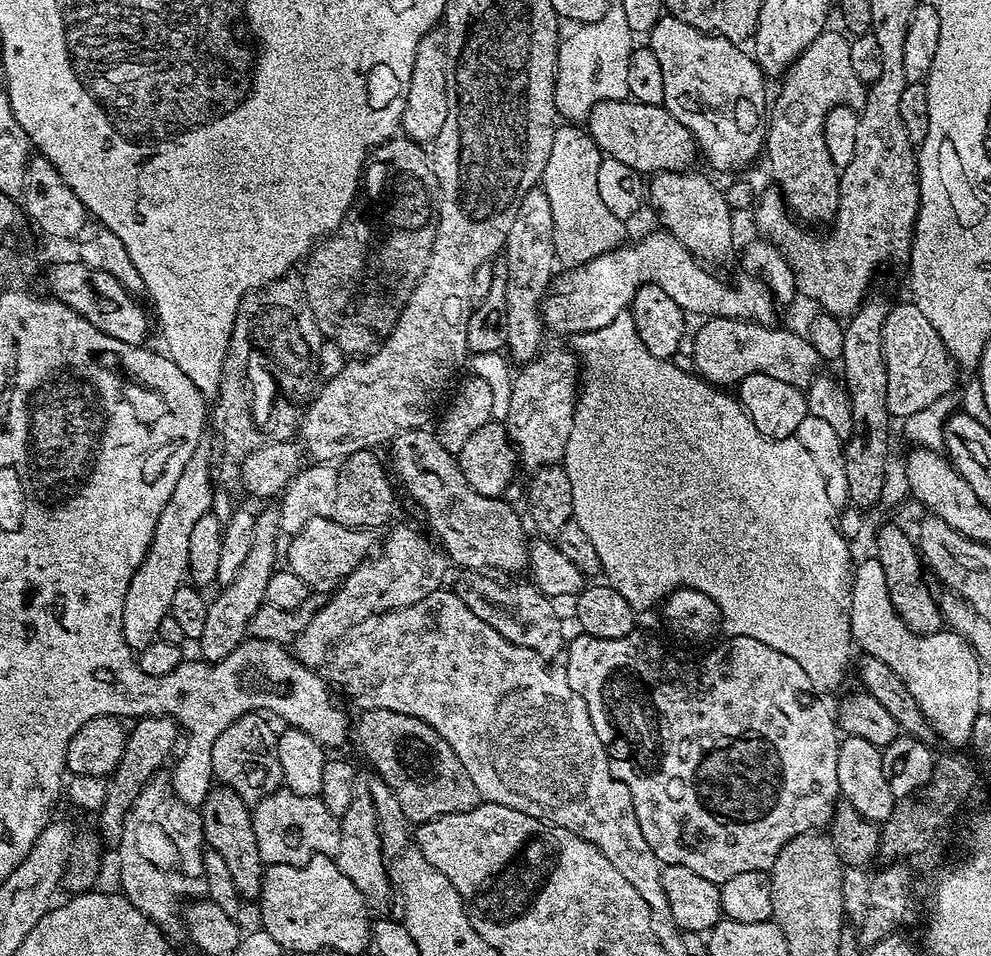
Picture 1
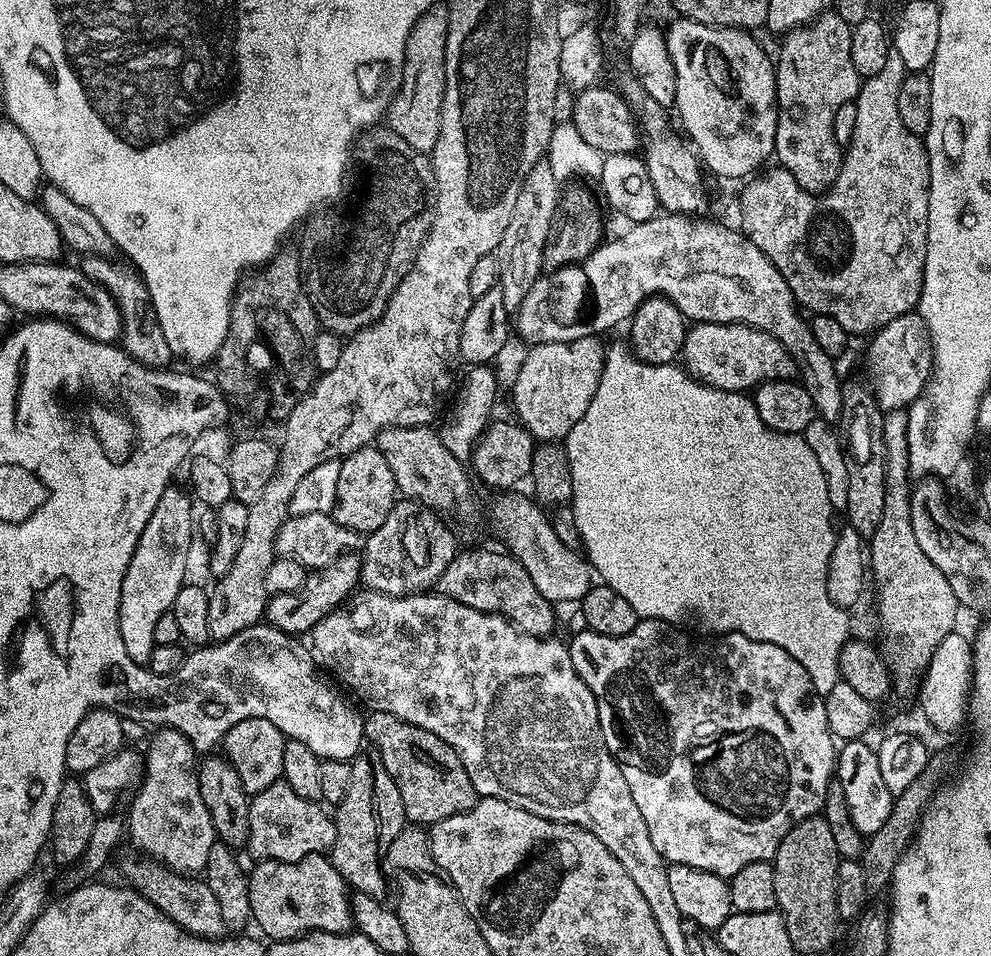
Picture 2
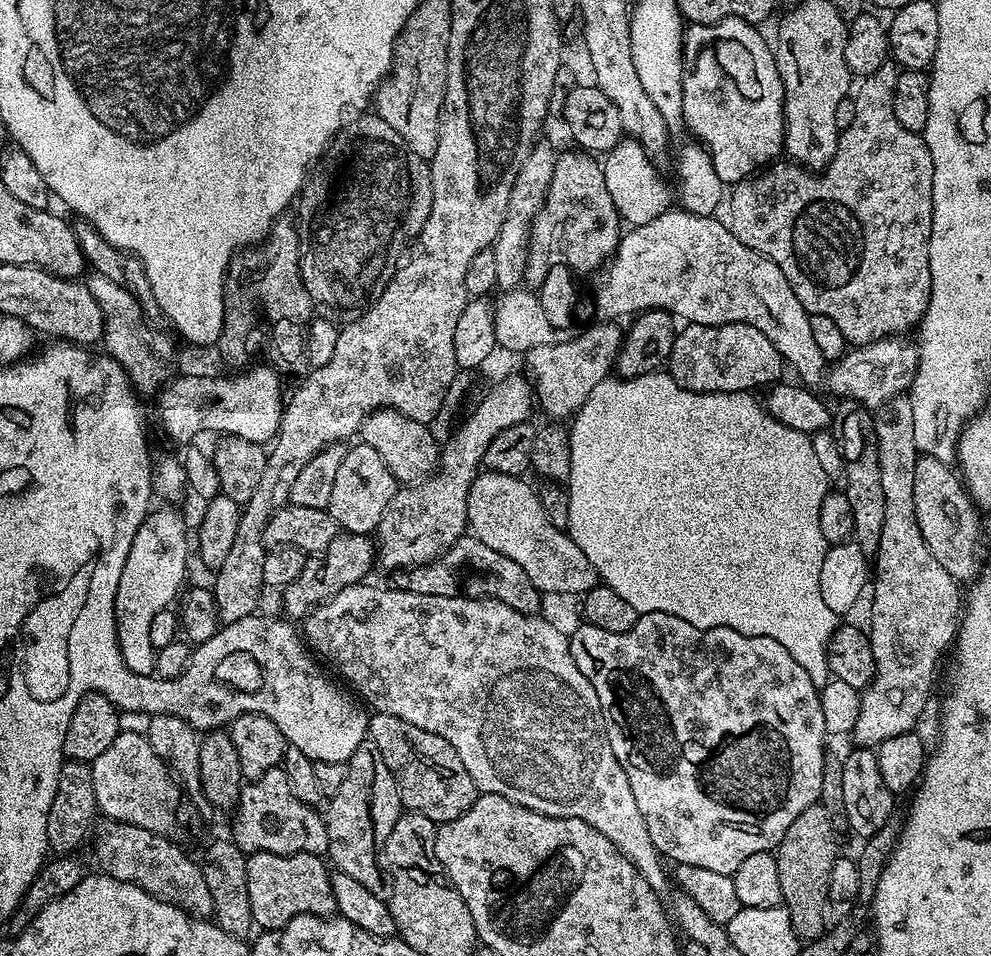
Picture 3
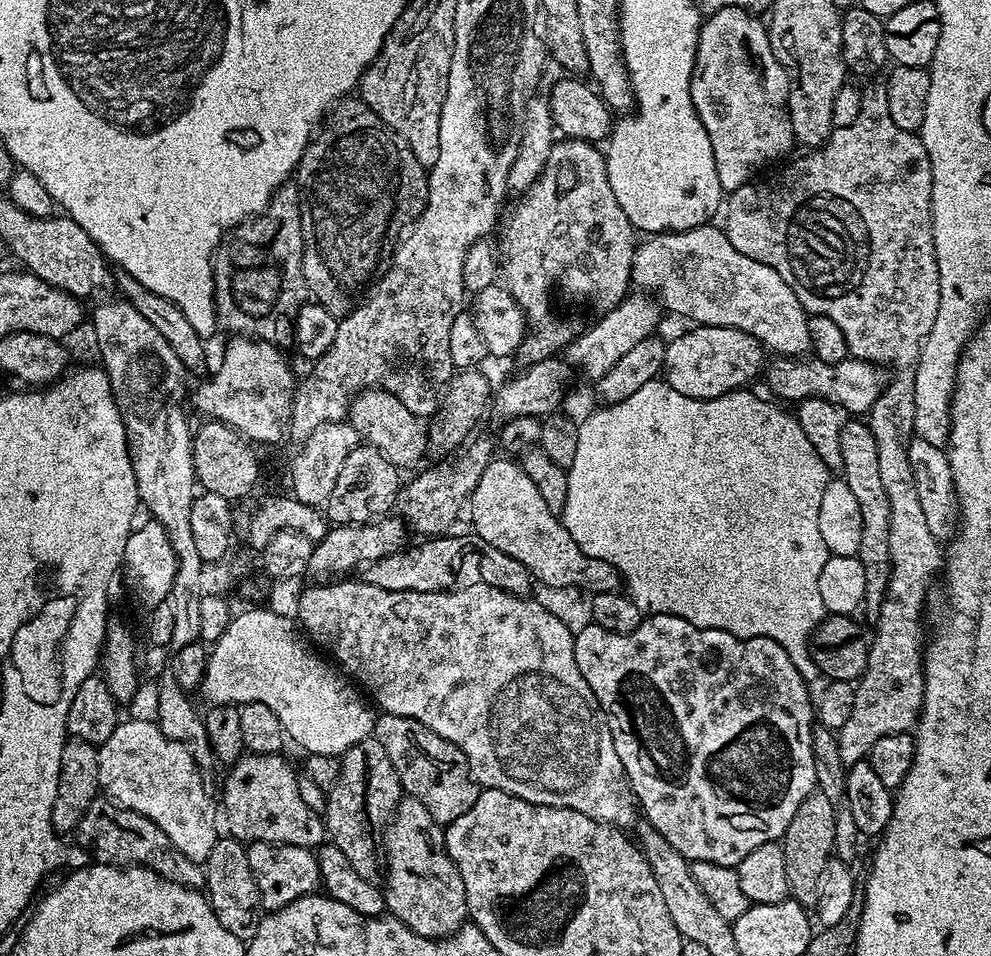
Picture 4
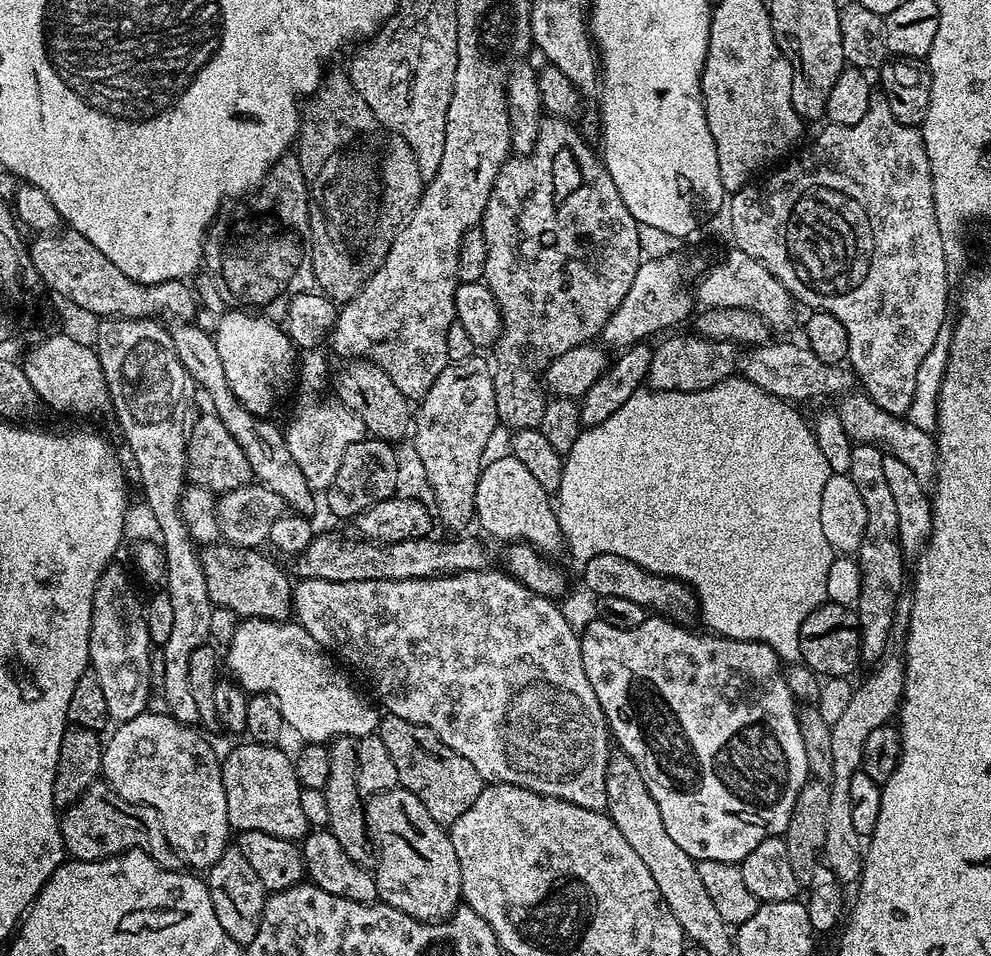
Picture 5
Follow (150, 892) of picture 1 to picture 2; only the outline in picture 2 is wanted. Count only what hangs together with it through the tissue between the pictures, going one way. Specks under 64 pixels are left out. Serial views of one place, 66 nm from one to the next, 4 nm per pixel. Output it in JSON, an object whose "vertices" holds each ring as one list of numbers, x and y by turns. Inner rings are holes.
{"vertices":[[161,727,155,732,158,733,148,746,148,756,146,752,146,771,126,813,126,836,144,851,141,853,145,857,163,864,170,871,200,874,207,869,210,850,218,841,194,771,198,753,186,734,178,730]]}

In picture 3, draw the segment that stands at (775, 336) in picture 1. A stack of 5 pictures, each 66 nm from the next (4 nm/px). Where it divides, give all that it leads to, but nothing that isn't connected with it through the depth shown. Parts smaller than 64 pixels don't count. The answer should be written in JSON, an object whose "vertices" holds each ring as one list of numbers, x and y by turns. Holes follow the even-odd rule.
{"vertices":[[689,324,677,331,667,371,691,392,752,392,785,379,784,355,749,324]]}

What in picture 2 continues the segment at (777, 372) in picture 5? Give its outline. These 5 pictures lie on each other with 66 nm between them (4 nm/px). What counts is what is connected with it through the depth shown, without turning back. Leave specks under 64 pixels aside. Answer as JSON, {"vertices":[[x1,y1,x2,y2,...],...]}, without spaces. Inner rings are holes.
{"vertices":[[913,310,894,318,889,324,880,328,871,337,872,345,868,348,868,372,872,375,870,387,876,394,876,405,881,412,893,412,899,408,907,409,924,394,924,387,932,377,932,339,926,322,919,311]]}

